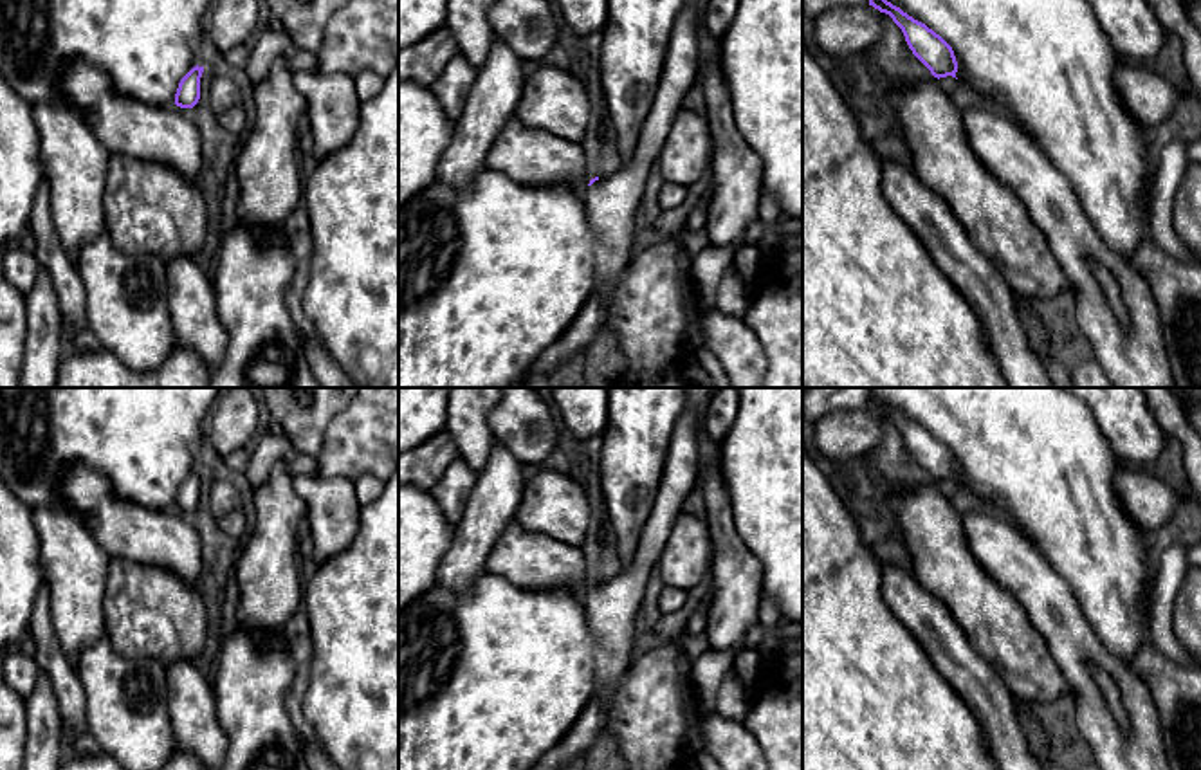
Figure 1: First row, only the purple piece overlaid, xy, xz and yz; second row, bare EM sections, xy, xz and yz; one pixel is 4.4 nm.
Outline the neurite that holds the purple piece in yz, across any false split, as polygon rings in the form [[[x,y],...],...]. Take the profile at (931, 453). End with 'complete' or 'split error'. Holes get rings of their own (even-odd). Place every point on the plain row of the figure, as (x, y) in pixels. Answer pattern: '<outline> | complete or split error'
[[[871,397],[869,409],[893,422],[893,426],[902,433],[912,458],[934,481],[956,481],[958,465],[954,454],[940,438],[876,397]]] | complete

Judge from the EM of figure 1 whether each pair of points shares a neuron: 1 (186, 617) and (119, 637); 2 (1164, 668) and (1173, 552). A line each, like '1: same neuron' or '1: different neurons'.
1: same neuron
2: different neurons

